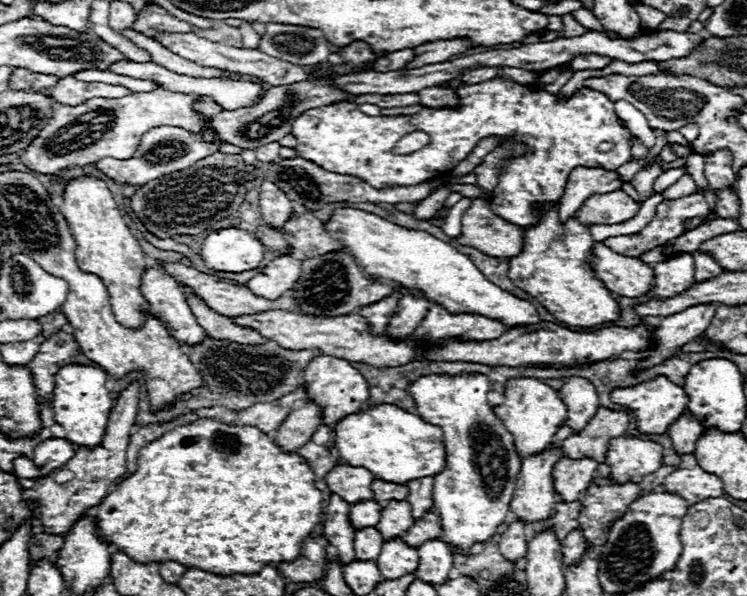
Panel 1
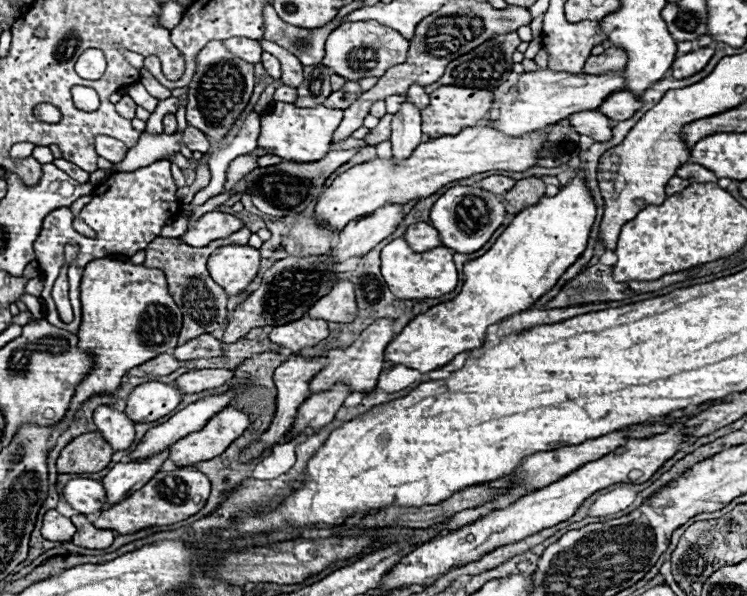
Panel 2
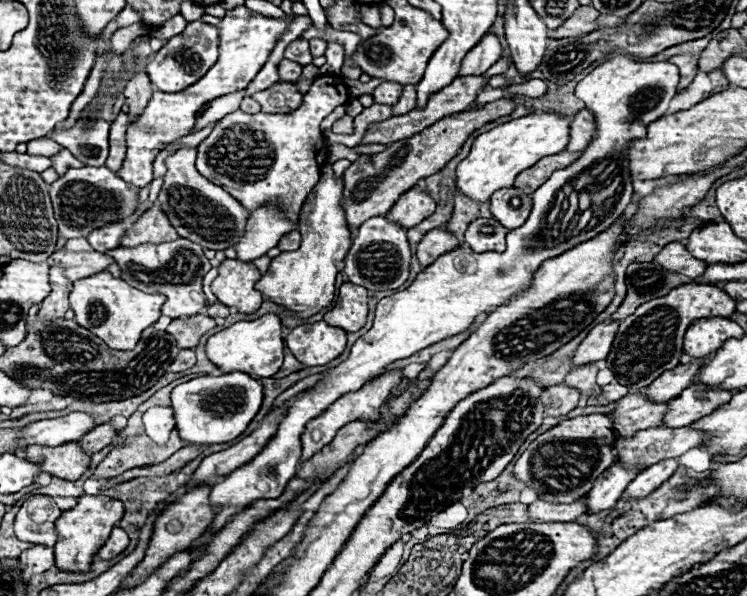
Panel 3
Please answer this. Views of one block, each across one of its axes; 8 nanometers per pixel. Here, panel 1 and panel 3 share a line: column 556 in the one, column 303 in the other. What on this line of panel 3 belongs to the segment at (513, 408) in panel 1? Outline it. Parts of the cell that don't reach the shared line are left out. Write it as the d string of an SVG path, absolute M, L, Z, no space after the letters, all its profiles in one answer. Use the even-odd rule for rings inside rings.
M618 54L602 62L584 80L580 80L576 86L576 96L596 116L598 132L574 164L554 172L534 192L534 206L528 220L520 228L510 230L506 236L506 252L476 254L470 252L470 248L466 248L464 244L424 268L406 290L382 298L376 306L372 328L354 342L348 360L332 368L314 388L298 394L284 414L276 436L266 444L266 448L254 460L230 472L220 484L212 488L210 502L212 506L222 504L222 510L214 516L214 522L208 528L210 534L222 528L236 512L244 510L252 502L278 498L284 492L288 480L296 474L298 468L302 450L300 434L304 432L306 422L320 416L334 400L358 390L368 380L380 376L390 362L408 358L430 344L464 332L478 314L486 312L488 308L502 306L512 294L528 288L532 274L542 266L542 262L556 258L586 240L592 240L608 226L612 226L624 214L634 192L628 170L626 144L634 138L646 136L646 126L664 116L664 112L668 110L668 102L676 94L678 80L678 68L668 60L636 62L626 54ZM614 180L620 182L624 188L614 208L596 226L592 226L590 230L582 230L578 232L578 236L574 236L576 232L572 220L578 212L580 194L602 190Z

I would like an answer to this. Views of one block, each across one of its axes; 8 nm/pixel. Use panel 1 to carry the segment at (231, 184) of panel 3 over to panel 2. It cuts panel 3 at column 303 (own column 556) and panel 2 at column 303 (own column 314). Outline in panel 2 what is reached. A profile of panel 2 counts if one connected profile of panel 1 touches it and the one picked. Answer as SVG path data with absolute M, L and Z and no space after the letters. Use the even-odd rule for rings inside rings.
M272 102L270 110L266 110L260 116L262 130L258 136L258 148L270 150L270 154L280 156L282 160L288 162L298 162L298 164L316 162L322 156L326 156L326 152L330 152L332 134L338 128L340 120L342 120L342 110L324 108L322 104L314 108L298 108L288 102Z

